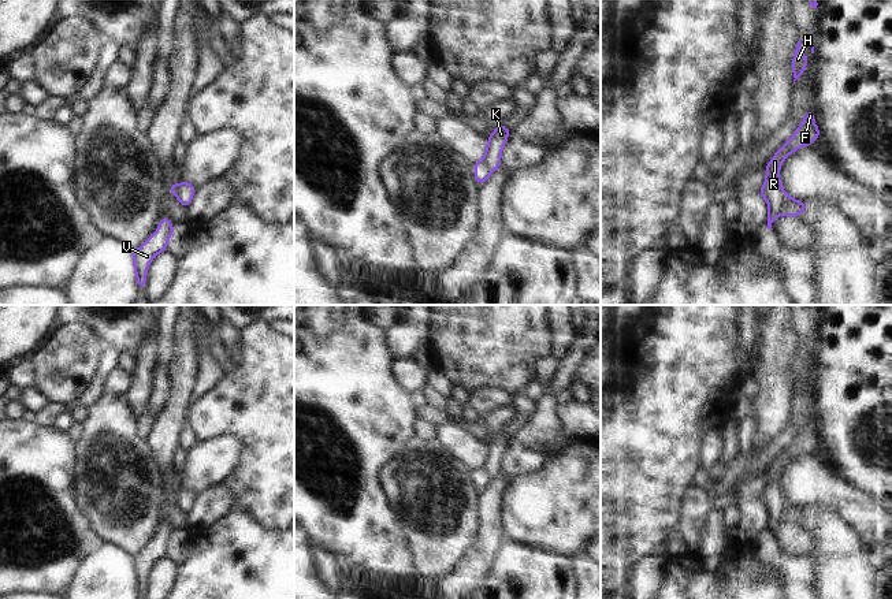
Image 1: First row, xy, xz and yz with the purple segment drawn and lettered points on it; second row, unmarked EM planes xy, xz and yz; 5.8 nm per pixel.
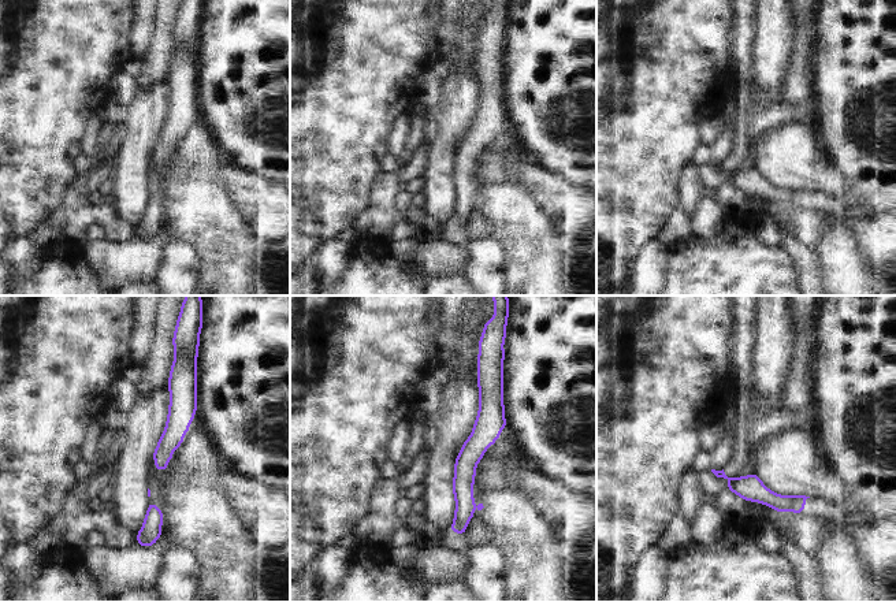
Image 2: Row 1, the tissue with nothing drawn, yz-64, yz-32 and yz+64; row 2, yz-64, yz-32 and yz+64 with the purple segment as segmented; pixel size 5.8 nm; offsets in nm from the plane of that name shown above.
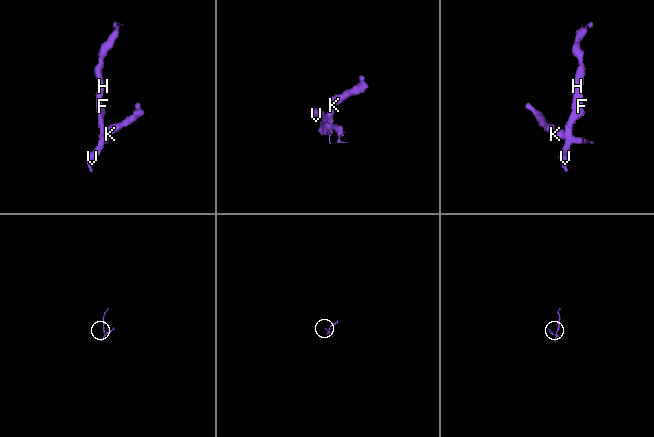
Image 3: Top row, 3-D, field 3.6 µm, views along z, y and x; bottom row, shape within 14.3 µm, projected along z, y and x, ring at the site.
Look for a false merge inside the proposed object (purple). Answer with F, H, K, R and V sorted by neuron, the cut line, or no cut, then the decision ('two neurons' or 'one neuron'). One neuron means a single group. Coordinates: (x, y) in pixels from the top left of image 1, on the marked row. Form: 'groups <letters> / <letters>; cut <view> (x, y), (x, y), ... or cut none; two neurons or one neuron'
groups F H R V / K; cut yz (790, 198), (785, 205), (798, 214); two neurons

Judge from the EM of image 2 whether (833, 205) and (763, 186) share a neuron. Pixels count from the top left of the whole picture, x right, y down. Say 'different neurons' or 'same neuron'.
same neuron

